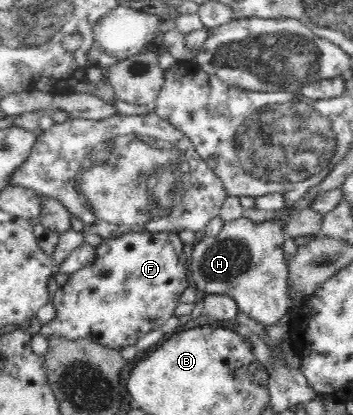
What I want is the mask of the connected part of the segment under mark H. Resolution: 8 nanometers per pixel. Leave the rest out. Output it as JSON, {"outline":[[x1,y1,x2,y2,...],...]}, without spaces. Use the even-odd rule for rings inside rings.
{"outline":[[246,217,233,219,223,225,218,235,204,236,193,244,191,263,188,265,188,275,191,284,200,296,204,294,228,295,233,298,241,313,245,313,267,327,277,325,285,314,289,312,290,297,287,293,287,277,289,273,288,260,283,256,283,243,285,243,284,221,273,219,255,223]]}

